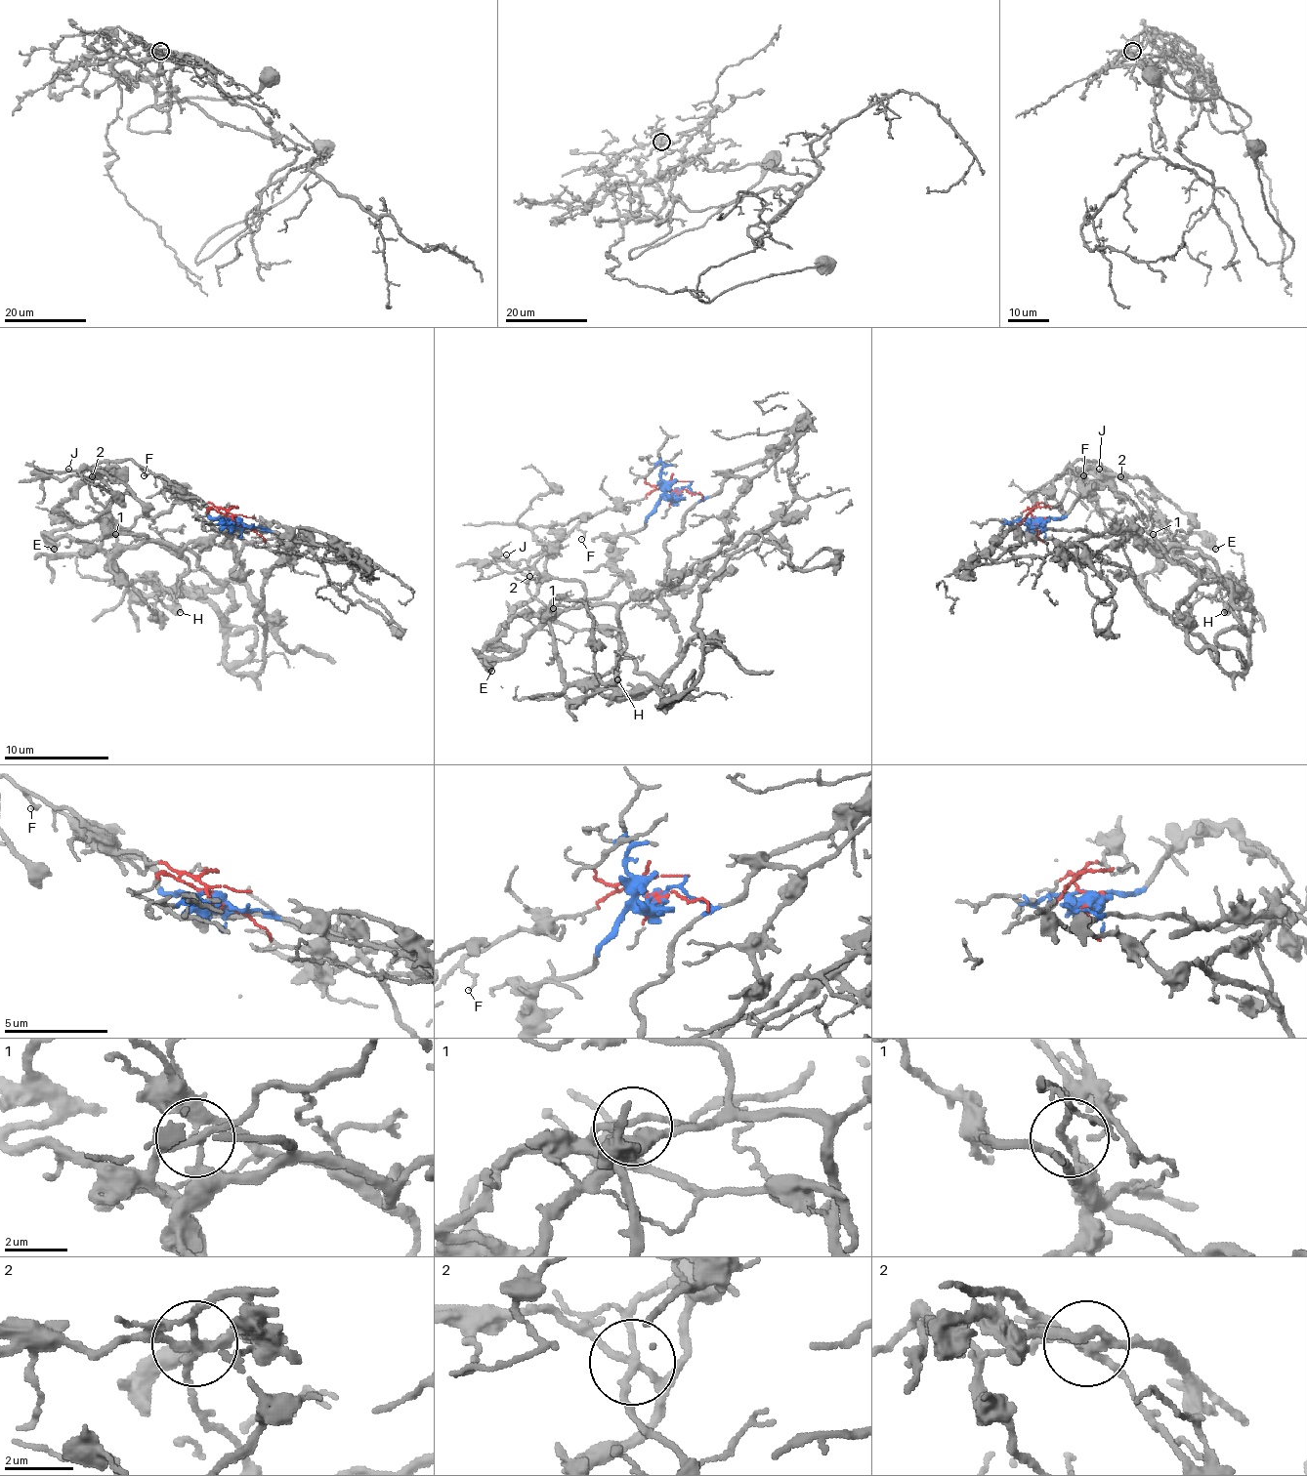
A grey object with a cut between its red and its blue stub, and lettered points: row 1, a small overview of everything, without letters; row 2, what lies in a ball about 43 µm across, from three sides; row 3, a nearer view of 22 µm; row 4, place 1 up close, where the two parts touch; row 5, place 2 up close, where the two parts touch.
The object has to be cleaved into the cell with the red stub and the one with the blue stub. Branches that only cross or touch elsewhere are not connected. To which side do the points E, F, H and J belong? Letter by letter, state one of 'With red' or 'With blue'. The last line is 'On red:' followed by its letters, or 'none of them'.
E: With blue
F: With red
H: With red
J: With red
On red: F, H, J

